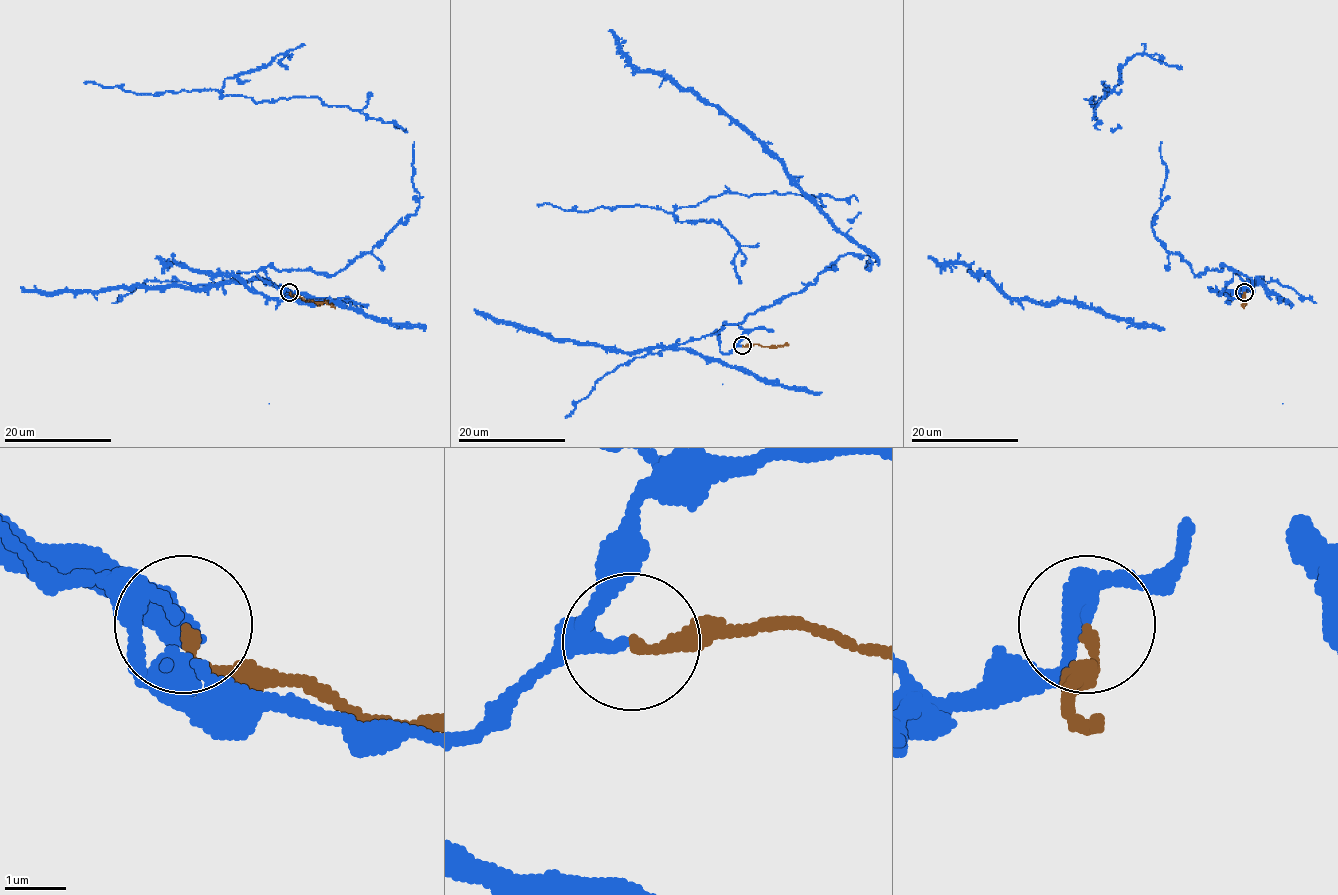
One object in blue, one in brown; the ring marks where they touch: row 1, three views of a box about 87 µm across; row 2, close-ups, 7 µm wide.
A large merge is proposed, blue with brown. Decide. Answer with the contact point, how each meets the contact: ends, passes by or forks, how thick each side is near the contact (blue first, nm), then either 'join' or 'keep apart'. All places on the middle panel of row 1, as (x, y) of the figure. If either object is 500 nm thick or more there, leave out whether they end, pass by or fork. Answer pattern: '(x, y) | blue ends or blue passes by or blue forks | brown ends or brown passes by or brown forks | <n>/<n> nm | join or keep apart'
(742, 345) | blue ends | brown ends | 240/160 nm | join

